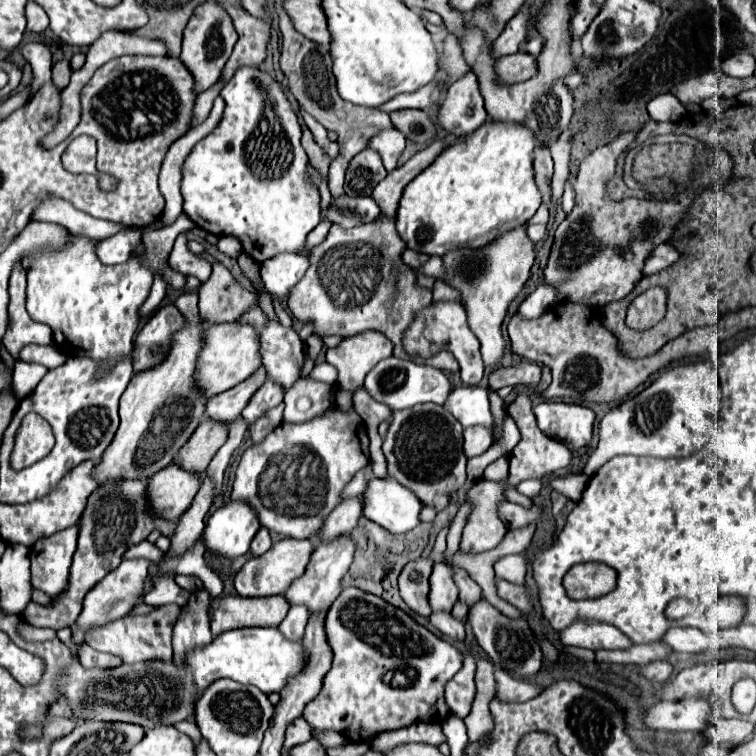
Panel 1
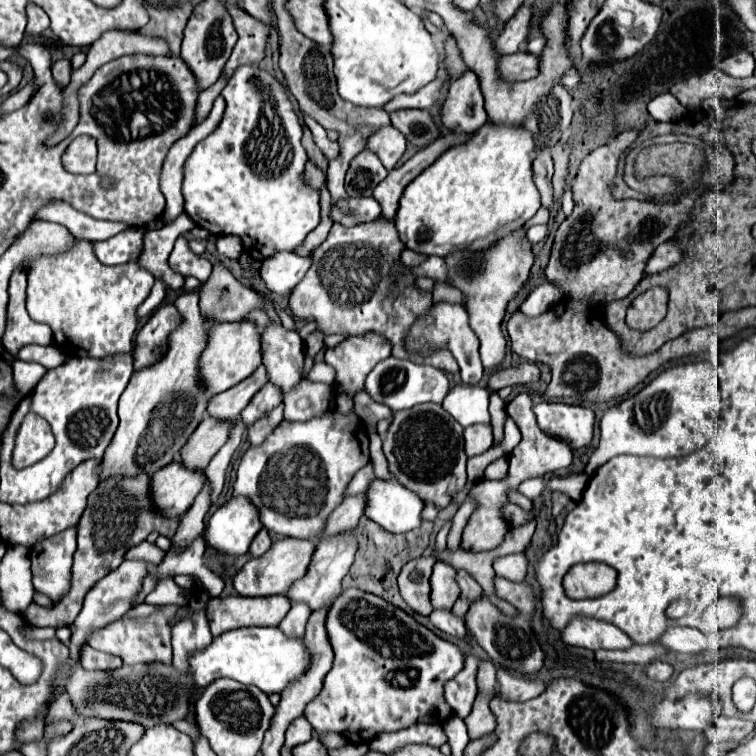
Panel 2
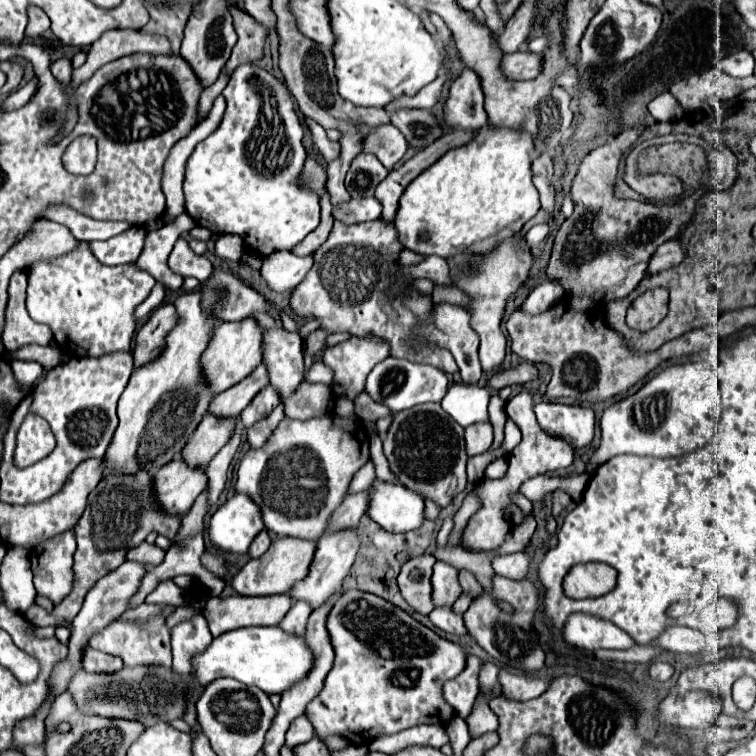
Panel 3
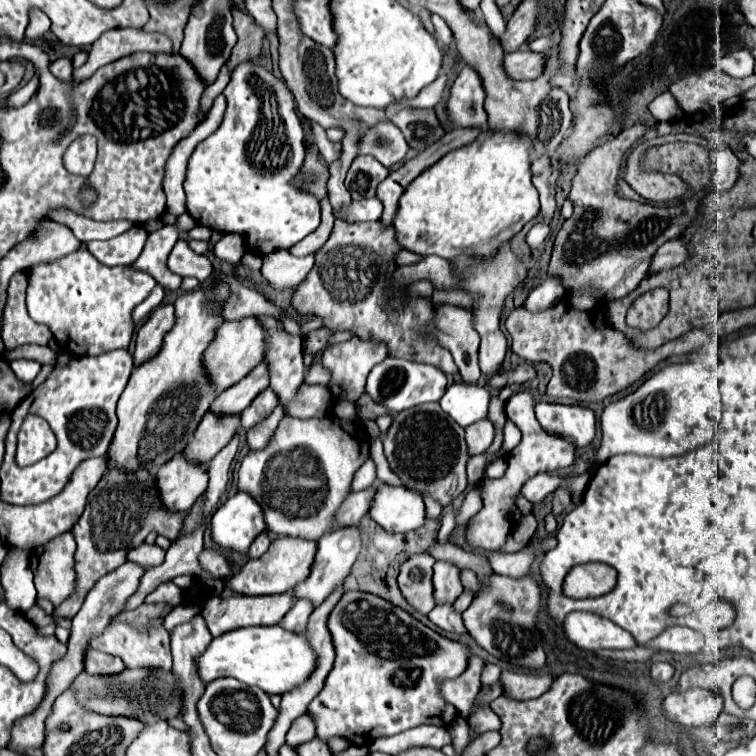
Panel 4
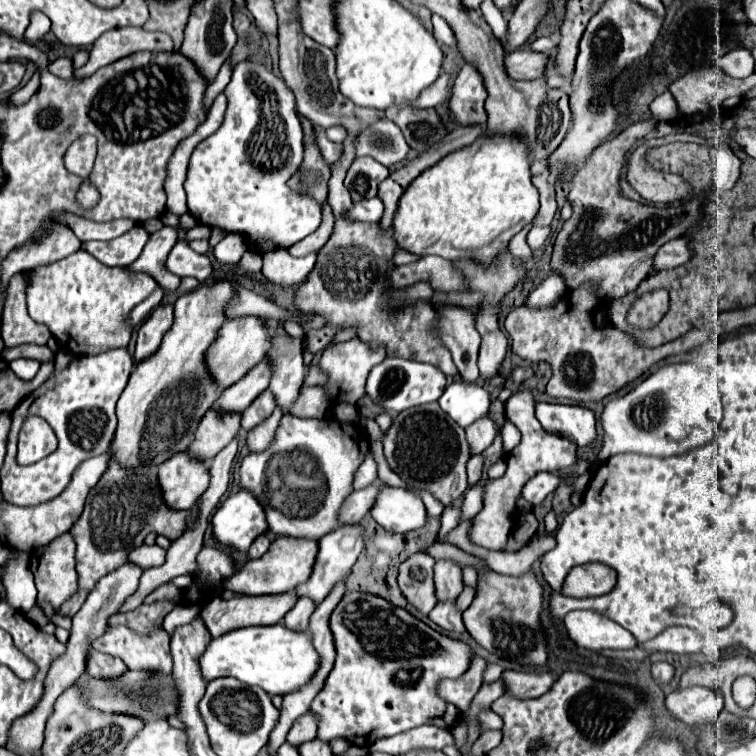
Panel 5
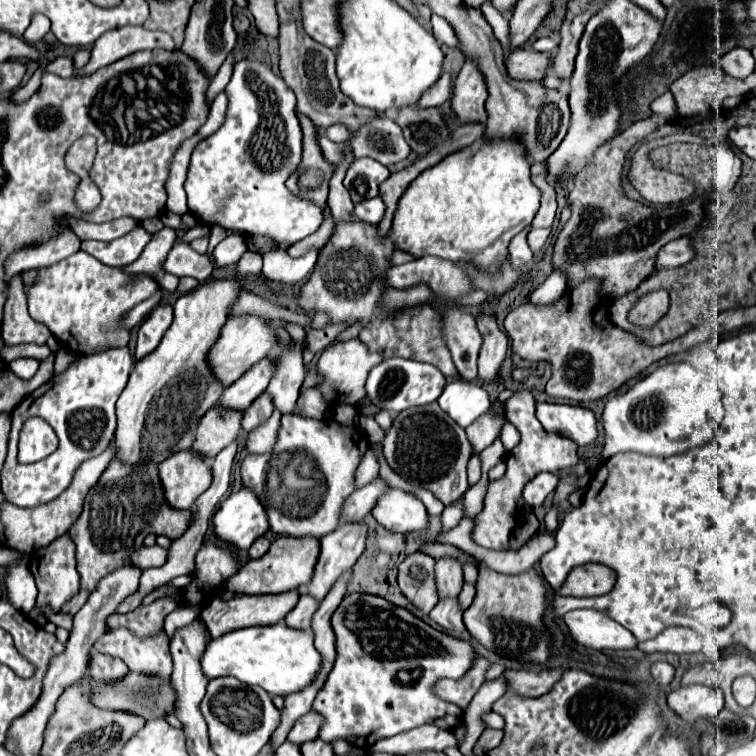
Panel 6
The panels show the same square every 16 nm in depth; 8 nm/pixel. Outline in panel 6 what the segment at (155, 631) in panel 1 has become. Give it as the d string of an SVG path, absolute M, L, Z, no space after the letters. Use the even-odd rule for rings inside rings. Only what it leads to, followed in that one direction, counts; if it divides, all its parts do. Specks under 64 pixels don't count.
M120 626L108 628L94 642L94 648L102 654L122 658L128 670L168 678L172 674L172 656L168 644L170 640L164 630L156 632L156 636L140 638L132 630Z

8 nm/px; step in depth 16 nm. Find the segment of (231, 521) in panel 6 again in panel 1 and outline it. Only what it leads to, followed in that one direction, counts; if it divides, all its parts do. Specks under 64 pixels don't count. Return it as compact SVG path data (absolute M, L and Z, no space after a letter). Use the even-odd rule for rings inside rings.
M226 502L206 522L200 536L204 550L216 558L236 558L250 550L260 522L244 502Z

